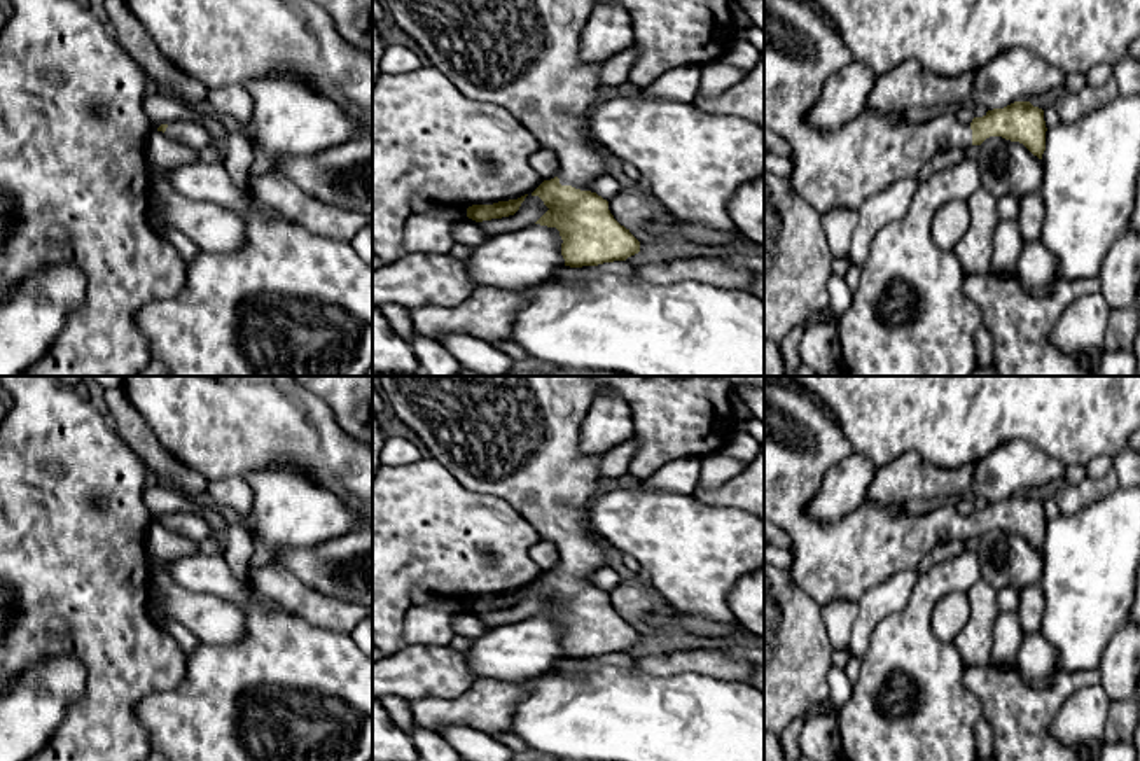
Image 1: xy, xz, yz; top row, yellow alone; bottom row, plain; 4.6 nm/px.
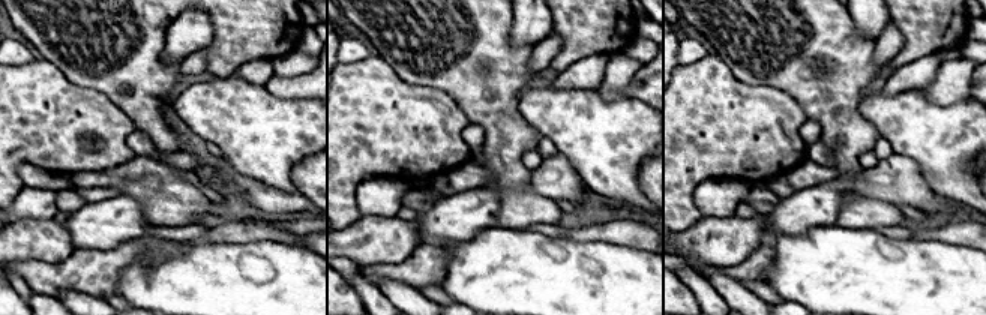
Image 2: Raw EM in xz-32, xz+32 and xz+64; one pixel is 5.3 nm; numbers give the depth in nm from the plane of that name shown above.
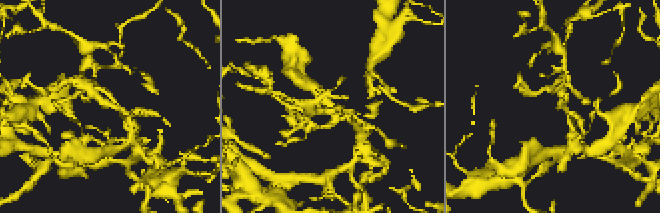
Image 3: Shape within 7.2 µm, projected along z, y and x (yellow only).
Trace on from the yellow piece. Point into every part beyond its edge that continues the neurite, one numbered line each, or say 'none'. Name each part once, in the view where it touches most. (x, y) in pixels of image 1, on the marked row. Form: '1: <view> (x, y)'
1: xz (523, 55)

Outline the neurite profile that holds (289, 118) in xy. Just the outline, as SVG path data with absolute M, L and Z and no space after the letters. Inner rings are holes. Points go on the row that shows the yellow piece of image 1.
M273 73L243 84L252 100L254 173L268 173L282 156L311 156L362 135L336 101L294 73Z

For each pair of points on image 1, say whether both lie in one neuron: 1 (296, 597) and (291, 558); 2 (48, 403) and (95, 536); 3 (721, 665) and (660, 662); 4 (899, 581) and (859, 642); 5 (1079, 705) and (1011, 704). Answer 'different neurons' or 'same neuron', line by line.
1: different neurons
2: same neuron
3: same neuron
4: same neuron
5: different neurons

